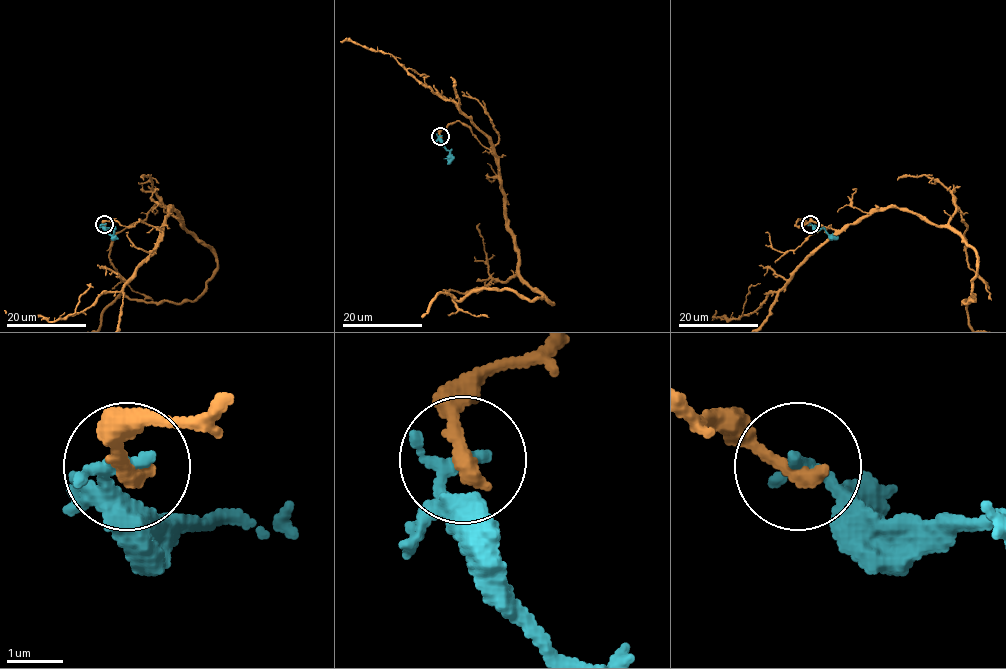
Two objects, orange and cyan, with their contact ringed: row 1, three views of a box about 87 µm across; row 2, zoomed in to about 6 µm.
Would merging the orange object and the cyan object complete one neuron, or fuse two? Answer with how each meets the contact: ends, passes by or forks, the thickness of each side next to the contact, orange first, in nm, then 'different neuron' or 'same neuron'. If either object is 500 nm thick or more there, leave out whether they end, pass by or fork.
orange ends | cyan ends | 320/280 nm | different neuron

